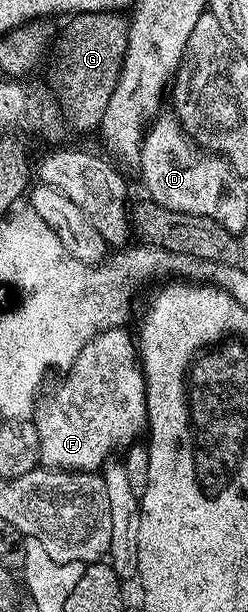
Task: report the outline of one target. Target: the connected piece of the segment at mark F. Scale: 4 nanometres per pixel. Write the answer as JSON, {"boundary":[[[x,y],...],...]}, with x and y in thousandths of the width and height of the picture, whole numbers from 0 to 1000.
{"boundary":[[[464,536],[391,546],[367,559],[339,562],[323,582],[306,582],[254,618],[266,619],[222,634],[190,657],[181,652],[165,658],[145,676],[165,760],[210,768],[407,770],[448,753],[456,735],[488,737],[544,727],[597,696],[589,616],[573,611],[573,593],[528,541],[520,546],[508,536]]]}

